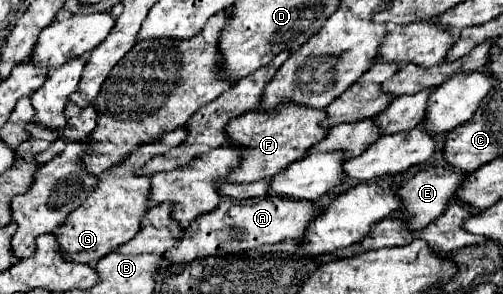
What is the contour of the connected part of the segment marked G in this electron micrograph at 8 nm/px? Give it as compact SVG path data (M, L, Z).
M178 127L170 133L164 133L162 139L146 143L140 149L134 149L126 161L98 177L100 179L98 187L78 209L74 209L74 213L68 215L66 223L56 231L58 245L68 259L96 265L104 255L136 237L136 233L140 231L142 217L150 209L150 175L136 175L136 171L152 157L166 153L178 147L182 141L186 141L186 133L188 133L186 127Z

